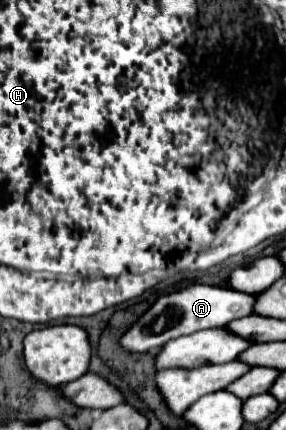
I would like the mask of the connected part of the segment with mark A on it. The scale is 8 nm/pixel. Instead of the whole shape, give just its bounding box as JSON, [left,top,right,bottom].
[120,285,254,353]

